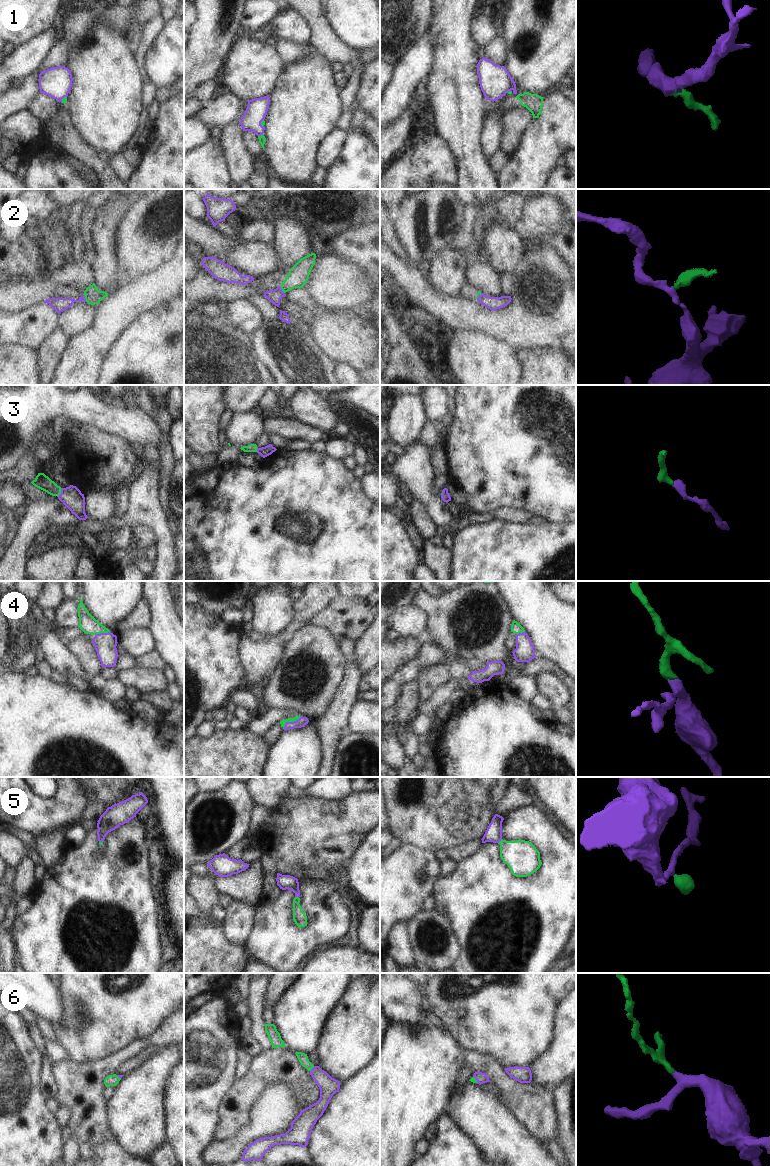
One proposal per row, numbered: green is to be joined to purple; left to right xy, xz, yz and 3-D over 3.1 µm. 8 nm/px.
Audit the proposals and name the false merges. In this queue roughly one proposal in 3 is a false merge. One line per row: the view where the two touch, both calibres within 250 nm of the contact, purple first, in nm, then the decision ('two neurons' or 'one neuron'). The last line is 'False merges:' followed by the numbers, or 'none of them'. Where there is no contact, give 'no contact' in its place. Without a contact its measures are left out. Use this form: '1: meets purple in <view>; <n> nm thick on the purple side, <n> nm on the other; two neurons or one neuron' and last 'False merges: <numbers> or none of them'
1: meets purple in xz; 170 nm thick on the purple side, 60 nm on the other; one neuron
2: meets purple in xz; 110 nm thick on the purple side, 170 nm on the other; two neurons
3: meets purple in xy; 170 nm thick on the purple side, 120 nm on the other; one neuron
4: meets purple in xz; 80 nm thick on the purple side, 50 nm on the other; one neuron
5: meets purple in yz; 130 nm thick on the purple side, 260 nm on the other; one neuron
6: meets purple in xz; 150 nm thick on the purple side, 80 nm on the other; one neuron
False merges: 2

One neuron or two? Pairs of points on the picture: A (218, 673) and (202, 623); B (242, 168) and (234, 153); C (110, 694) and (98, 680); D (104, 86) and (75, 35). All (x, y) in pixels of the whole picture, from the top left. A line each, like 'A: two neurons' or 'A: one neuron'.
A: one neuron
B: one neuron
C: one neuron
D: one neuron

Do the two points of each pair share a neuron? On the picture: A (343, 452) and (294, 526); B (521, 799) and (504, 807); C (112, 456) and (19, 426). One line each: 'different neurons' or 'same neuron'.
A: different neurons
B: same neuron
C: different neurons

